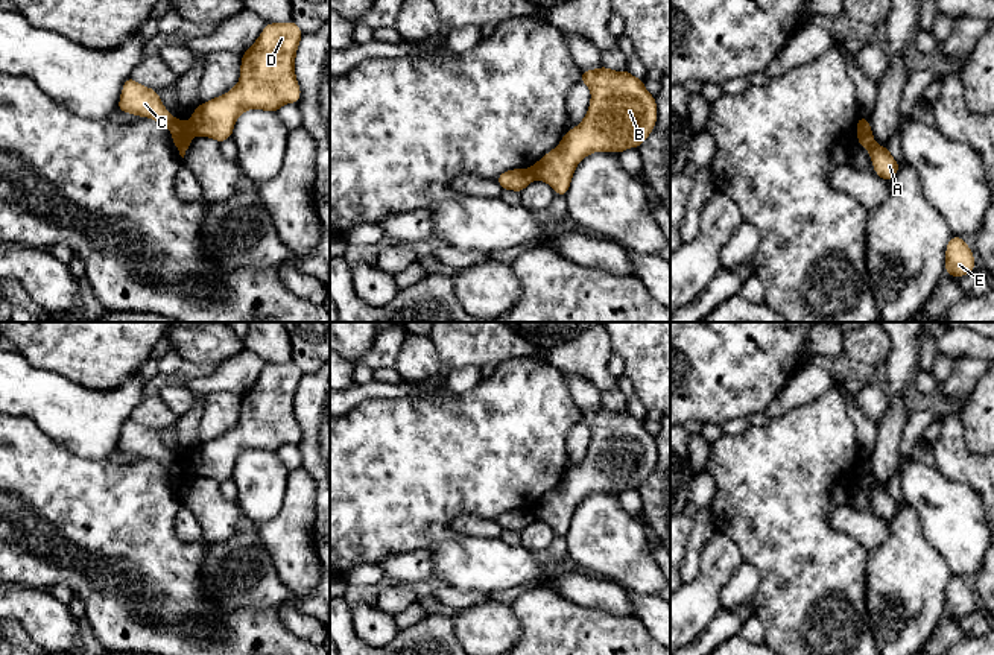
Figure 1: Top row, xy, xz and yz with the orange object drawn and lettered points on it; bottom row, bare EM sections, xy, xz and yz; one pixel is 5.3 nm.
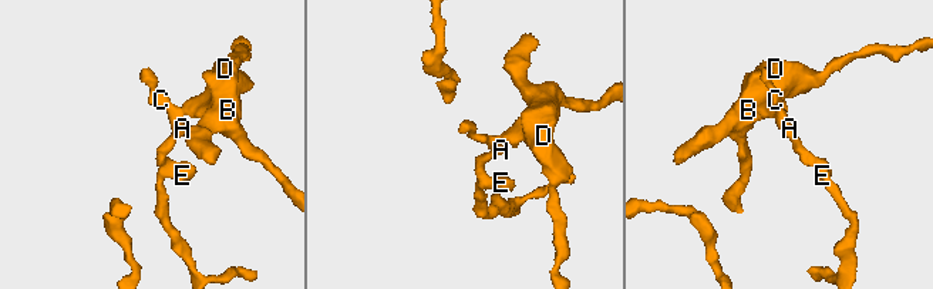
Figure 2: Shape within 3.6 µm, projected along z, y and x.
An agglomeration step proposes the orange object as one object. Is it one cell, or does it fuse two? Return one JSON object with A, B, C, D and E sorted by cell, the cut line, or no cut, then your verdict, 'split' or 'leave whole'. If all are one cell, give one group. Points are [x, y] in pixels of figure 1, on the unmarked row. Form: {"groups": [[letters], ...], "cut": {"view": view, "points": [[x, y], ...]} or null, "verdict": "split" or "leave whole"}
{"groups": [["A", "C", "E"], ["B", "D"]], "cut": {"view": "xy", "points": [[187, 464], [193, 474]]}, "verdict": "split"}

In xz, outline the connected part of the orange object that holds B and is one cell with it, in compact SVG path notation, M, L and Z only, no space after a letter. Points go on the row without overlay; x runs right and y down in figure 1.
M605 406L581 410L581 422L591 432L588 451L582 462L565 473L559 485L529 508L533 520L547 523L556 536L565 536L576 506L593 492L620 494L628 488L638 489L657 465L657 441L644 429L644 421L628 410L614 412Z

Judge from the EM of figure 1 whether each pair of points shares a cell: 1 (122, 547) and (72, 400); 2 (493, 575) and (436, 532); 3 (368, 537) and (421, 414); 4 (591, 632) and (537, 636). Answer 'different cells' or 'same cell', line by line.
1: different cells
2: same cell
3: same cell
4: same cell

